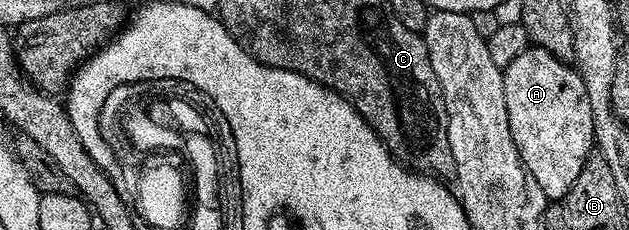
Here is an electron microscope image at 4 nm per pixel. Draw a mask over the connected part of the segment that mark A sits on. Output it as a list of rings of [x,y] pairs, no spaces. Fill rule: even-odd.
[[[529,47],[503,69],[504,94],[510,135],[514,135],[526,171],[542,187],[549,202],[560,203],[574,187],[574,179],[578,179],[588,154],[593,152],[592,112],[580,74],[548,49],[551,48]]]

